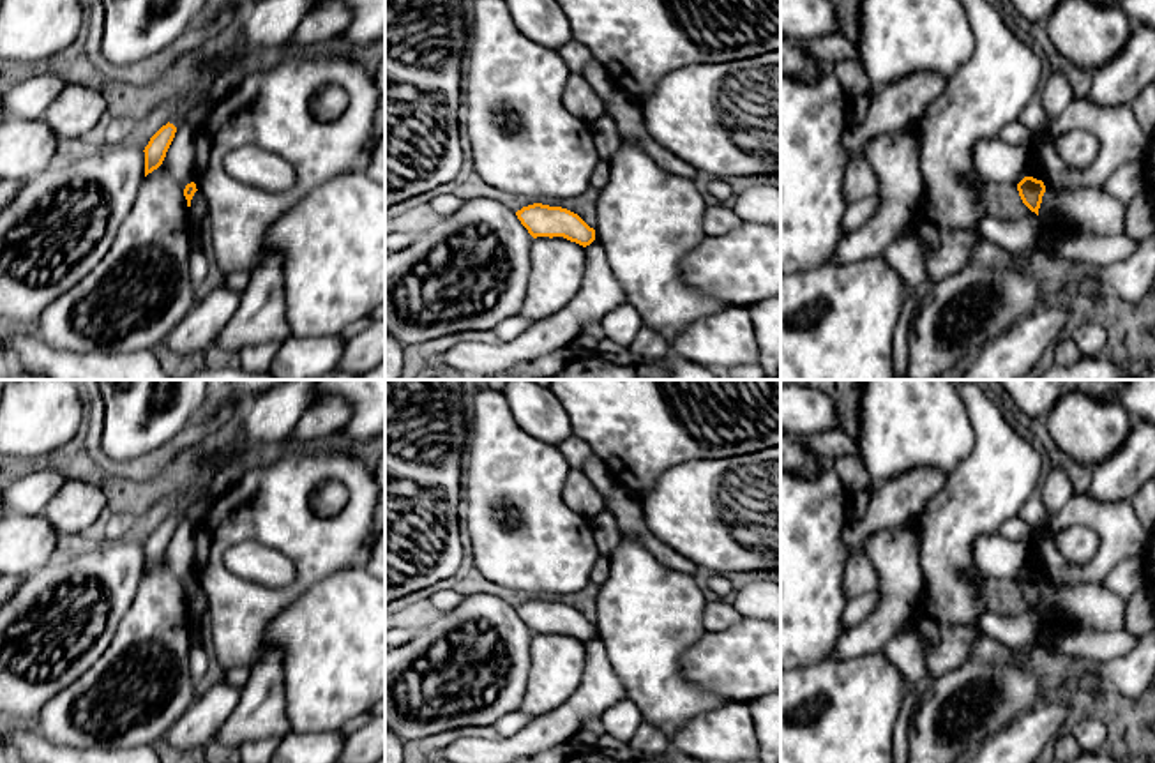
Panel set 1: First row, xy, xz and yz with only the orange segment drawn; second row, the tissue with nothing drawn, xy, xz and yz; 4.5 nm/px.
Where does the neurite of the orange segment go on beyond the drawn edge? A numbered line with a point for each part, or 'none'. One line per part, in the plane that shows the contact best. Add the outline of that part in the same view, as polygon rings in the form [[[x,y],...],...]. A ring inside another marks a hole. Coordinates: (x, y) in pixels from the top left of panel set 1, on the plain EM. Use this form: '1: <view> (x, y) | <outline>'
none

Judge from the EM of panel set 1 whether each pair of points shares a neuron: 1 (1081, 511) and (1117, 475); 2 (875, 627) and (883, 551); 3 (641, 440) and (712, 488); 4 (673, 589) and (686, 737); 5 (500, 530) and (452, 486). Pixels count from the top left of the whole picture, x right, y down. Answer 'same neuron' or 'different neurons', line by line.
1: different neurons
2: same neuron
3: different neurons
4: different neurons
5: different neurons

